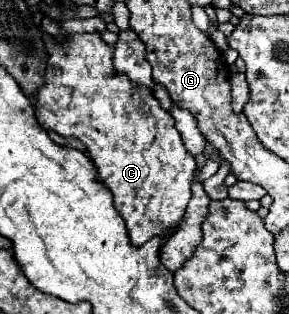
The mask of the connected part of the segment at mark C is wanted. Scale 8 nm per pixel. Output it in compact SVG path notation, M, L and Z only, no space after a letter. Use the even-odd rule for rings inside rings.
M98 32L67 34L63 41L50 35L43 36L48 60L44 72L44 86L38 90L34 102L36 118L44 130L54 130L64 138L78 138L92 162L98 166L100 180L112 190L114 206L126 222L130 242L142 246L154 236L166 236L172 226L180 222L186 204L192 198L192 180L196 160L186 152L174 118L160 108L154 94L146 88L136 88L124 74L114 70L112 46L108 46Z

